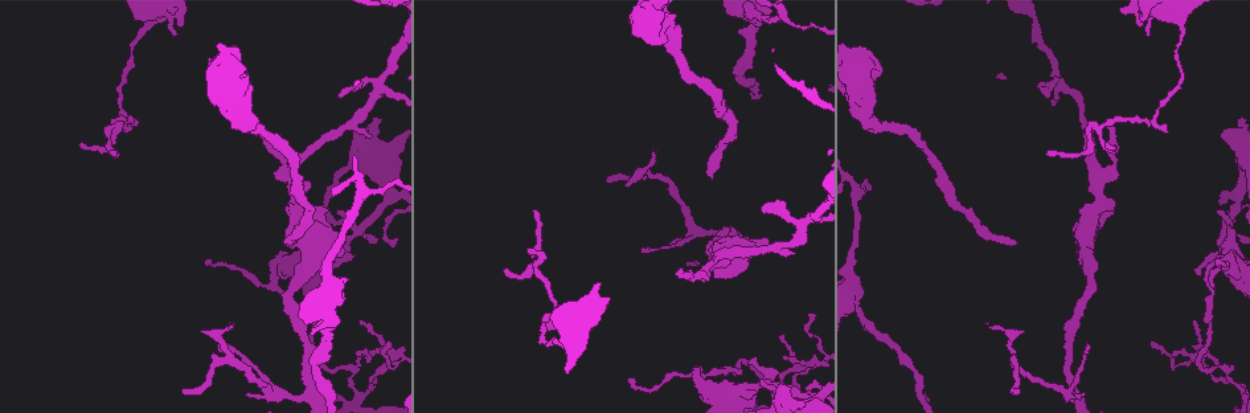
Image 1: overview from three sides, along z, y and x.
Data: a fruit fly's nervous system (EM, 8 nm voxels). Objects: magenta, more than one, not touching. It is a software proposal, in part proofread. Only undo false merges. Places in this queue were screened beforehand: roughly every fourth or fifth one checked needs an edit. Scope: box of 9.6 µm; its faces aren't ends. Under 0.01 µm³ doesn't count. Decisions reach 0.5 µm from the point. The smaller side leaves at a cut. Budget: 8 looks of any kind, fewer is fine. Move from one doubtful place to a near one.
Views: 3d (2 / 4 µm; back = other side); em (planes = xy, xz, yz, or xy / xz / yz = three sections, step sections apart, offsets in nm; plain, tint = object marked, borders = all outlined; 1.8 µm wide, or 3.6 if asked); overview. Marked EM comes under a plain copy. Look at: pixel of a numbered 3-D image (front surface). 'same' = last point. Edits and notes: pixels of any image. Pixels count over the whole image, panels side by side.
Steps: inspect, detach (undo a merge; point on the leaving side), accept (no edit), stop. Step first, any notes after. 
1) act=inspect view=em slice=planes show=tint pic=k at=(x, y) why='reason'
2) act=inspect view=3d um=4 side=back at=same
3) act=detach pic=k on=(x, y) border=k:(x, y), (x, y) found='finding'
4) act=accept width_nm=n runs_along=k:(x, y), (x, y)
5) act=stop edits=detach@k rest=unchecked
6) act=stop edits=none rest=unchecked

act=inspect view=em slice=planes show=tint pic=1 at=(650, 176) why='abrupt turn'

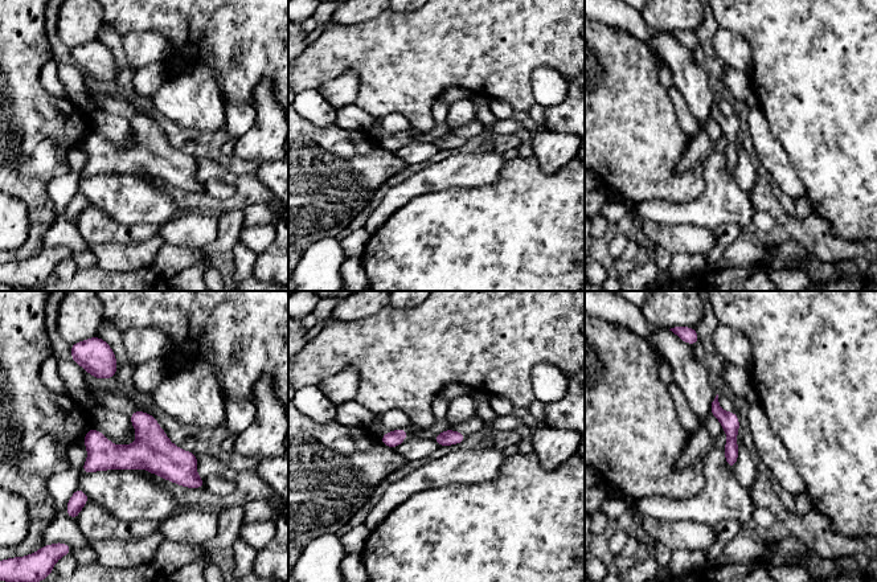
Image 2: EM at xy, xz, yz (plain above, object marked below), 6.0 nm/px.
act=accept found='continuous, no second neuron'

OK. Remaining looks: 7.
act=inspect view=em slice=planes show=borders pic=1 at=(324, 365) why='sharp bend'

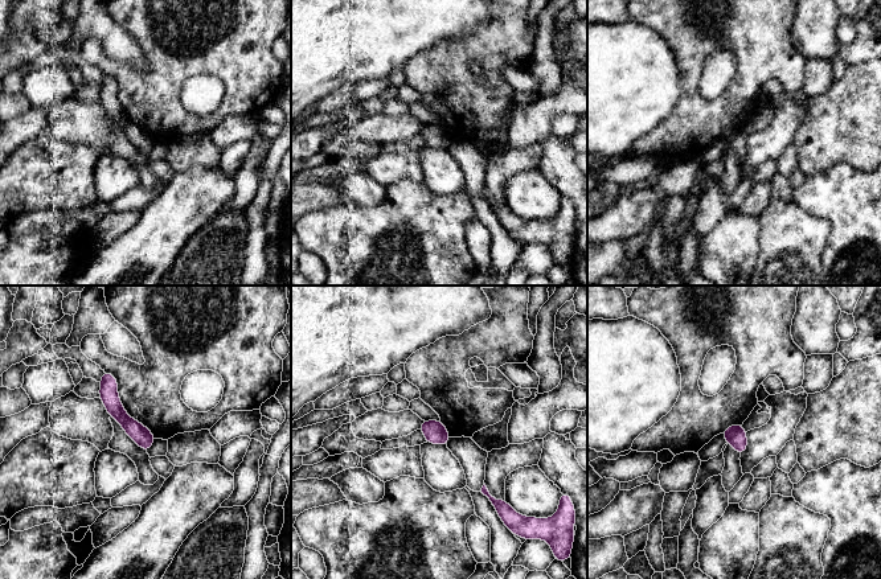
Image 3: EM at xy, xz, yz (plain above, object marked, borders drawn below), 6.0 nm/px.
act=accept width_nm=110 found='all the same neuron'

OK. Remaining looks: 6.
act=inspect view=3d um=4 pic=1 at=(290, 182) why='arms part here'

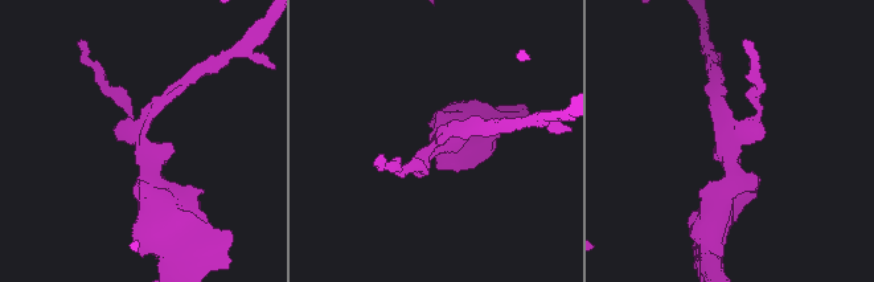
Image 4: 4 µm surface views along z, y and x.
act=inspect view=em slice=yz step=4 show=tint pic=4 at=(733, 144) arms=3

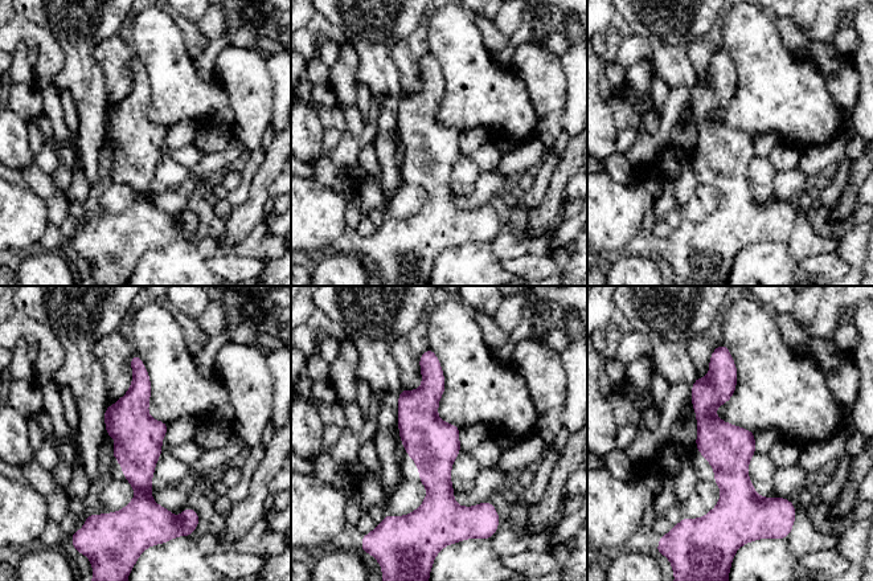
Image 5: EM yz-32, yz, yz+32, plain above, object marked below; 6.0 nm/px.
act=accept width_nm=280 runs_along=5:(425, 356), (433, 514) found='continuous, no second neuron'

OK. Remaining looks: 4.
act=stop edits=none rest=unchecked

